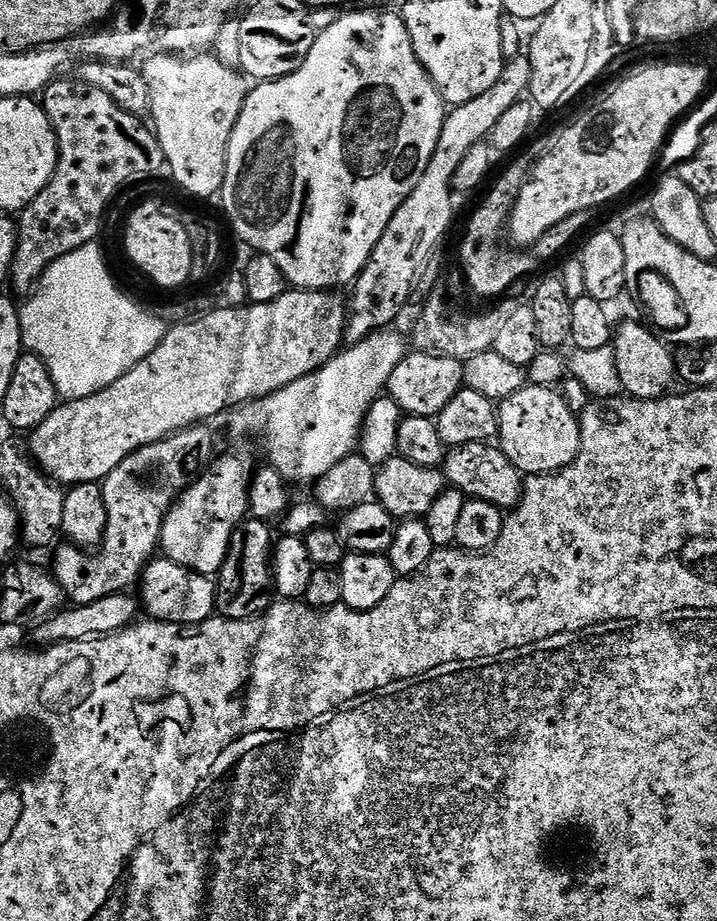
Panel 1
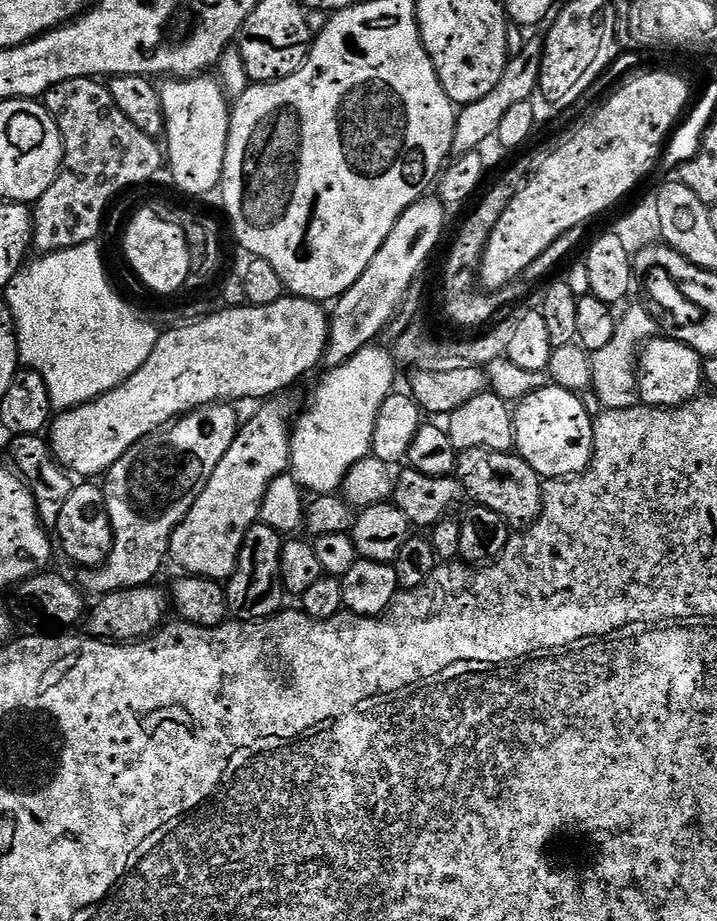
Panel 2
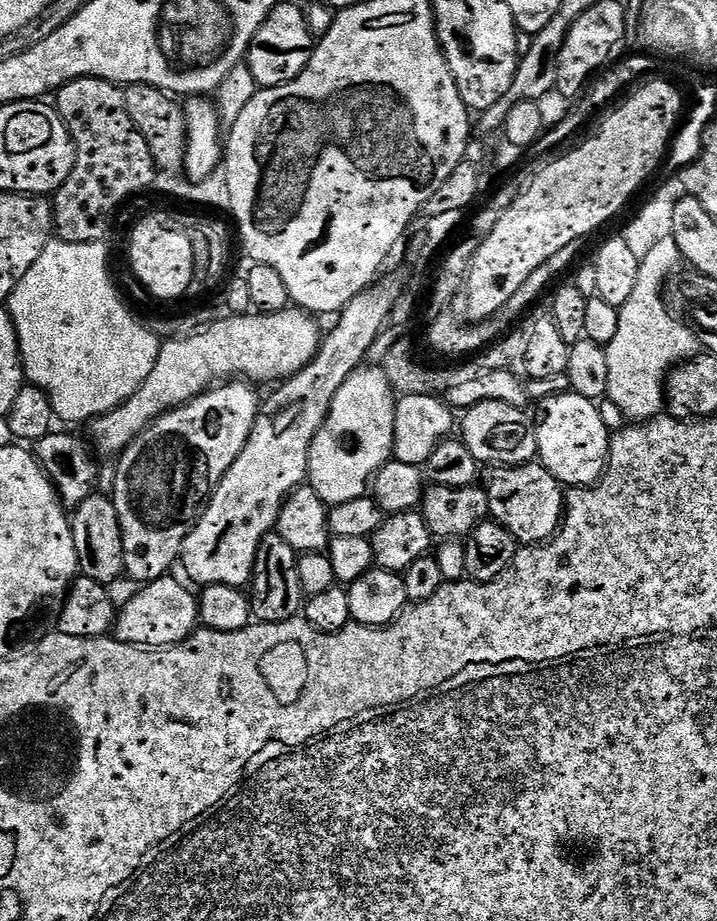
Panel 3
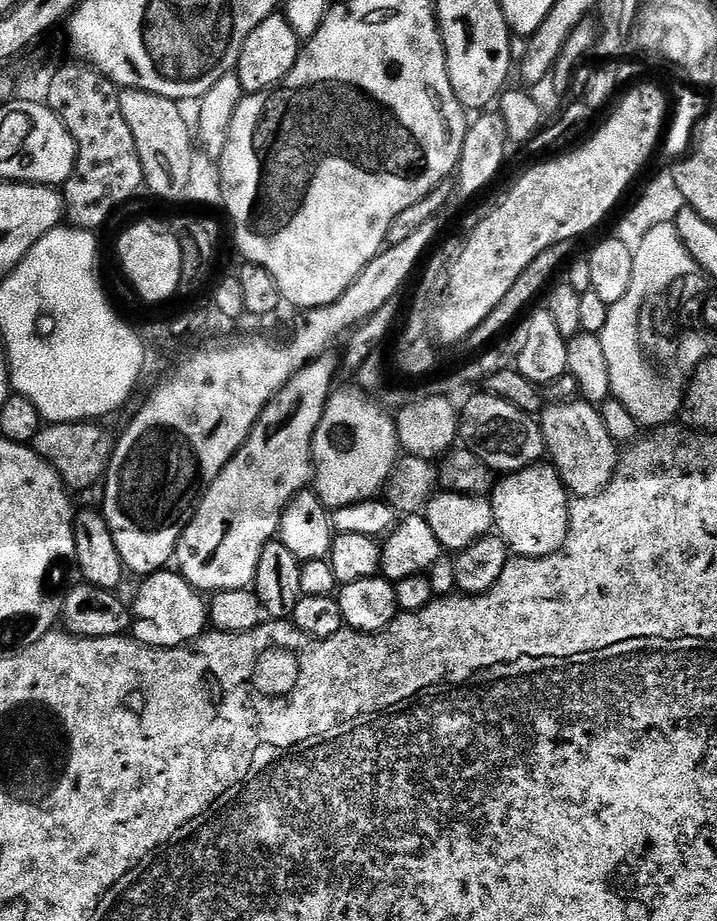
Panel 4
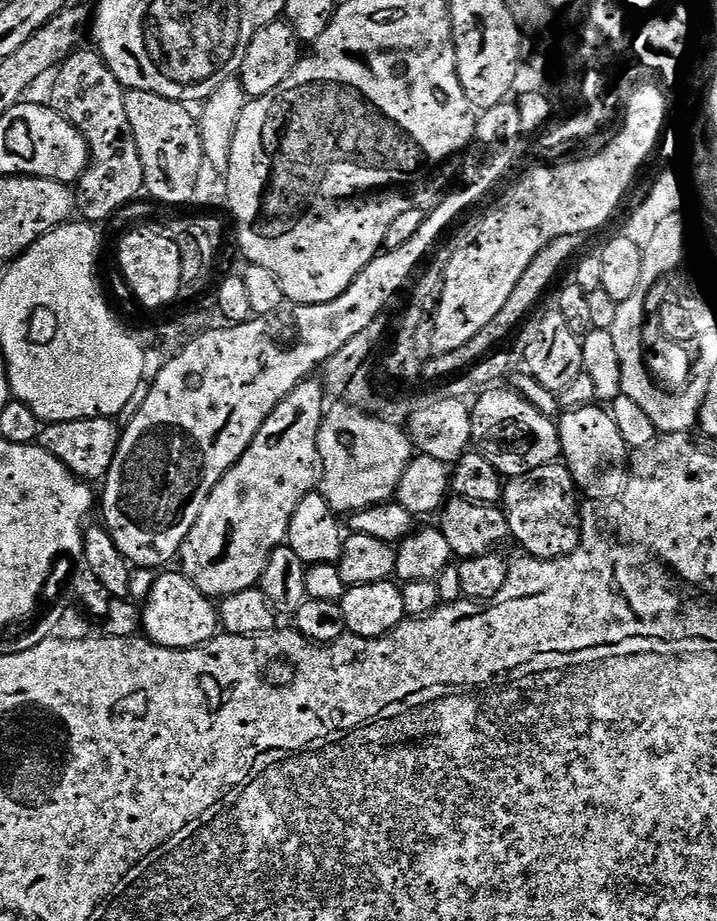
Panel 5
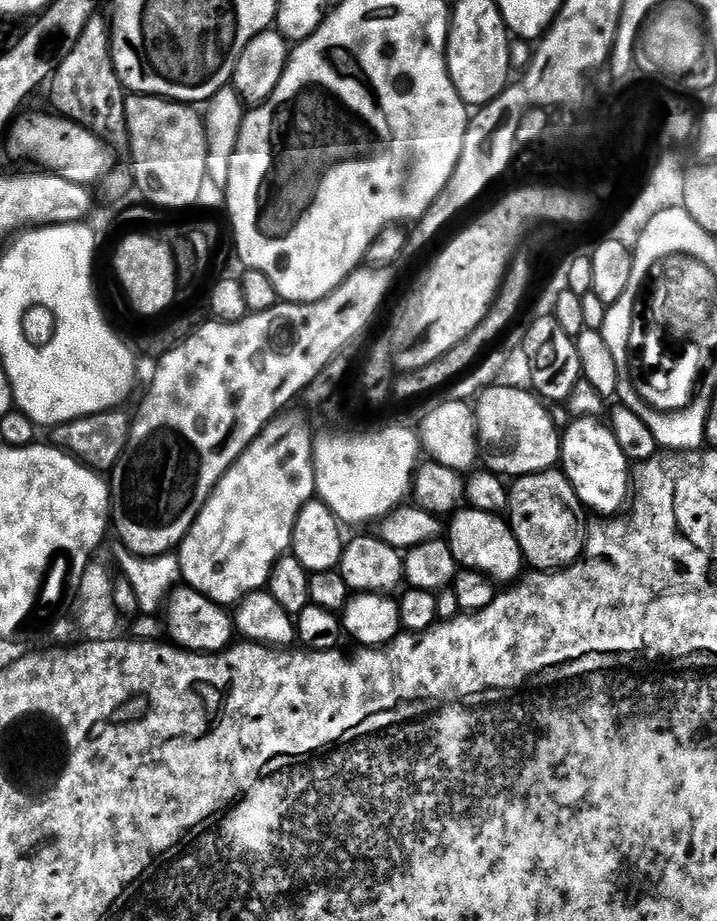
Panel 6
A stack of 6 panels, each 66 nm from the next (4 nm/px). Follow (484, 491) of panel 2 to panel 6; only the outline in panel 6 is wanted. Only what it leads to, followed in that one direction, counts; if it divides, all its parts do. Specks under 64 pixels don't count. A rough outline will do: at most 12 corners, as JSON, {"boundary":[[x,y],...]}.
{"boundary":[[563,471],[515,477],[506,519],[533,569],[584,554],[590,516]]}

